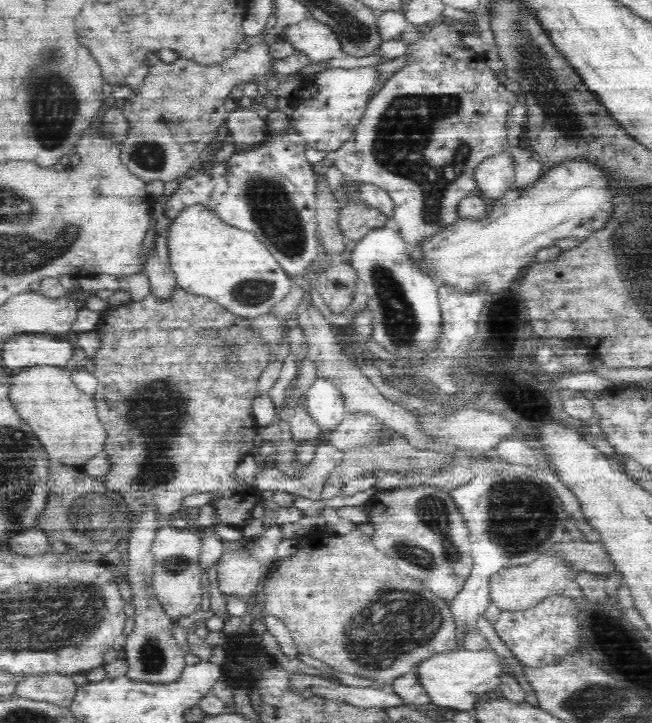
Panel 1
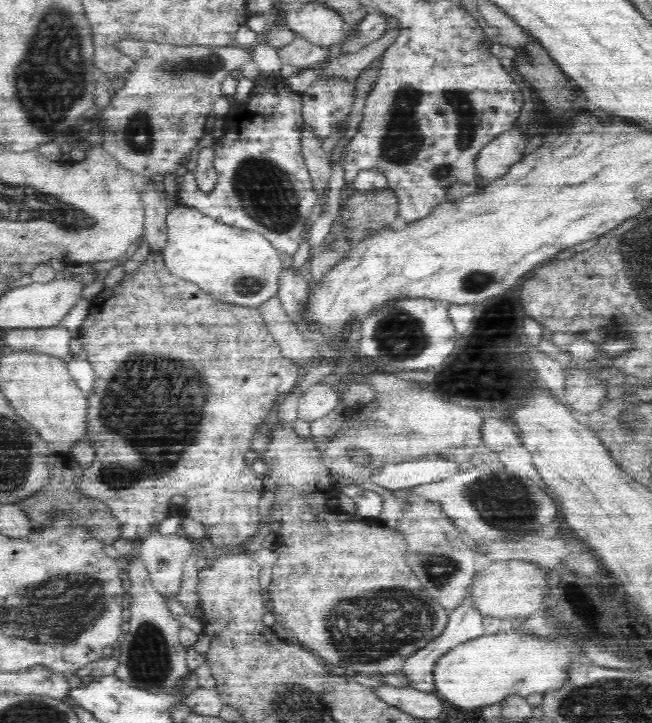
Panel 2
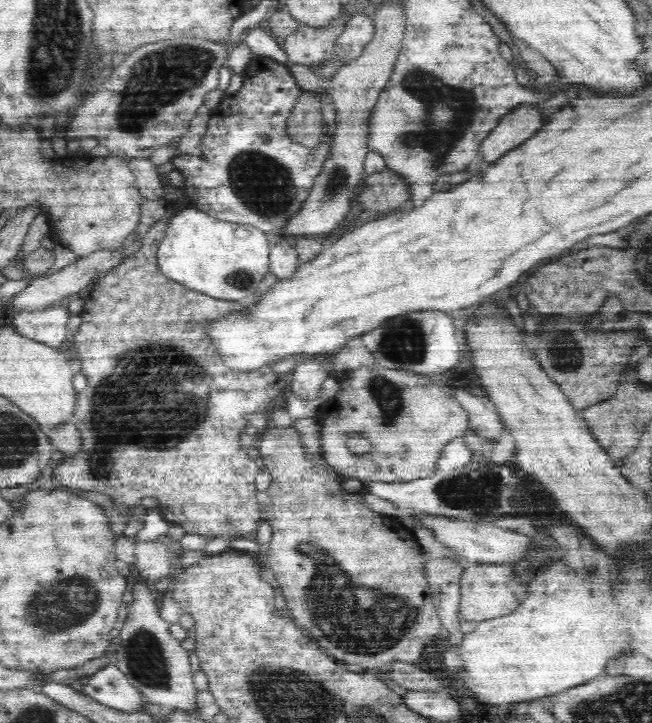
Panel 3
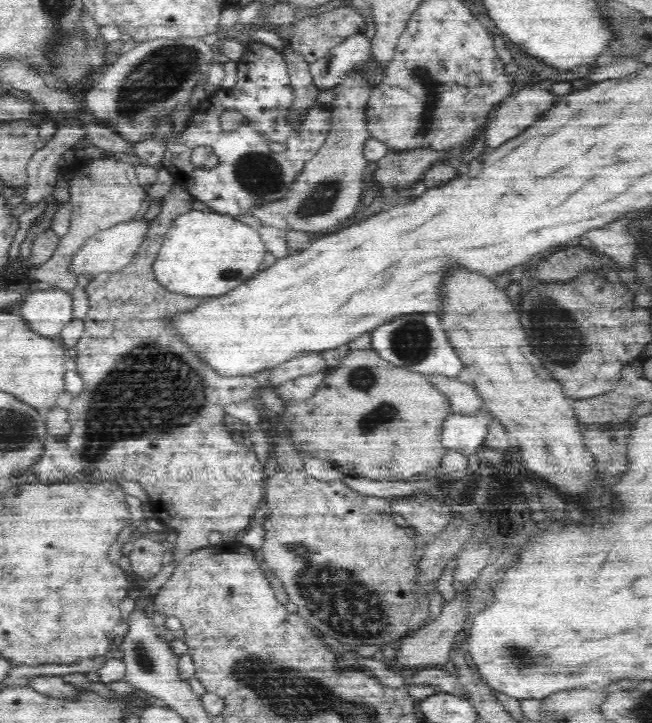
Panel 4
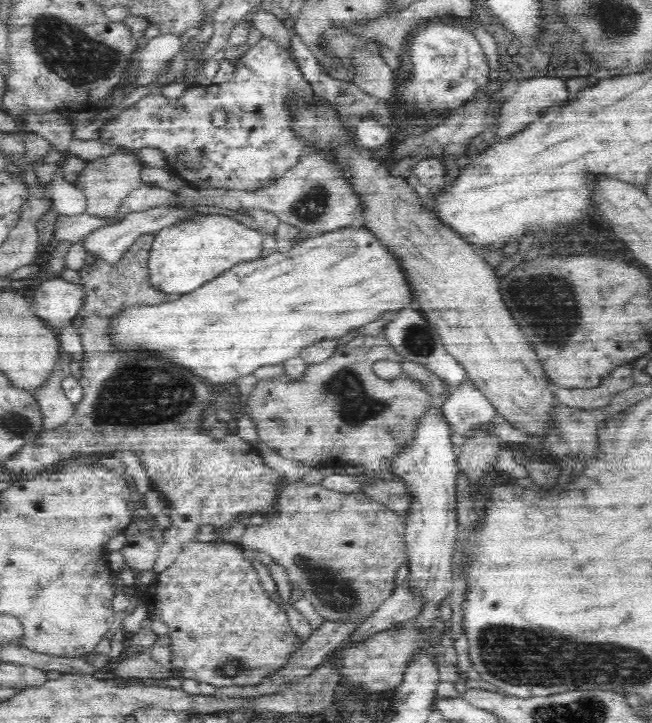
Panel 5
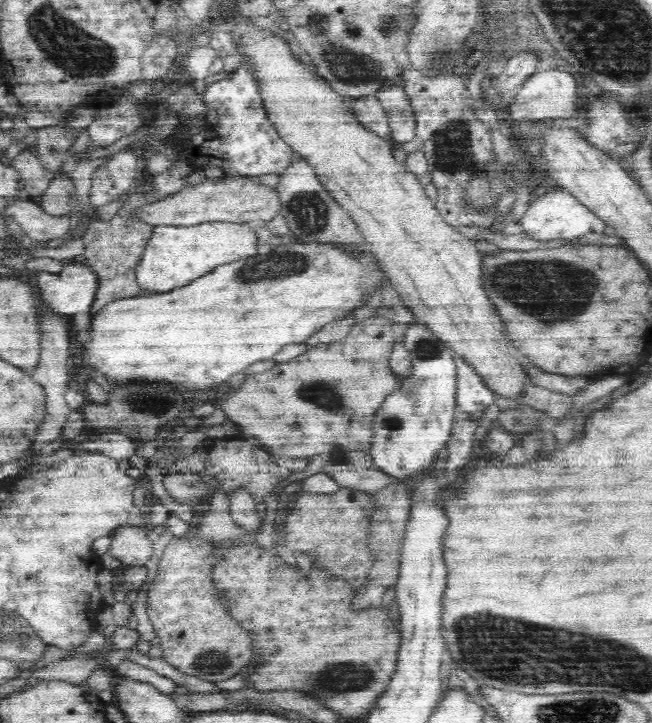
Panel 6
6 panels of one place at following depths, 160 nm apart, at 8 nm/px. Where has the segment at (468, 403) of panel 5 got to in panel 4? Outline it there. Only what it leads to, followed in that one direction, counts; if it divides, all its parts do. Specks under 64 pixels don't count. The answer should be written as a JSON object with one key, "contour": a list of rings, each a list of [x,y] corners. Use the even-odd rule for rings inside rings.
{"contour":[[[484,406],[474,412],[452,412],[442,420],[441,443],[443,447],[457,449],[464,455],[474,455],[484,445],[490,430],[490,421],[496,420]]]}

